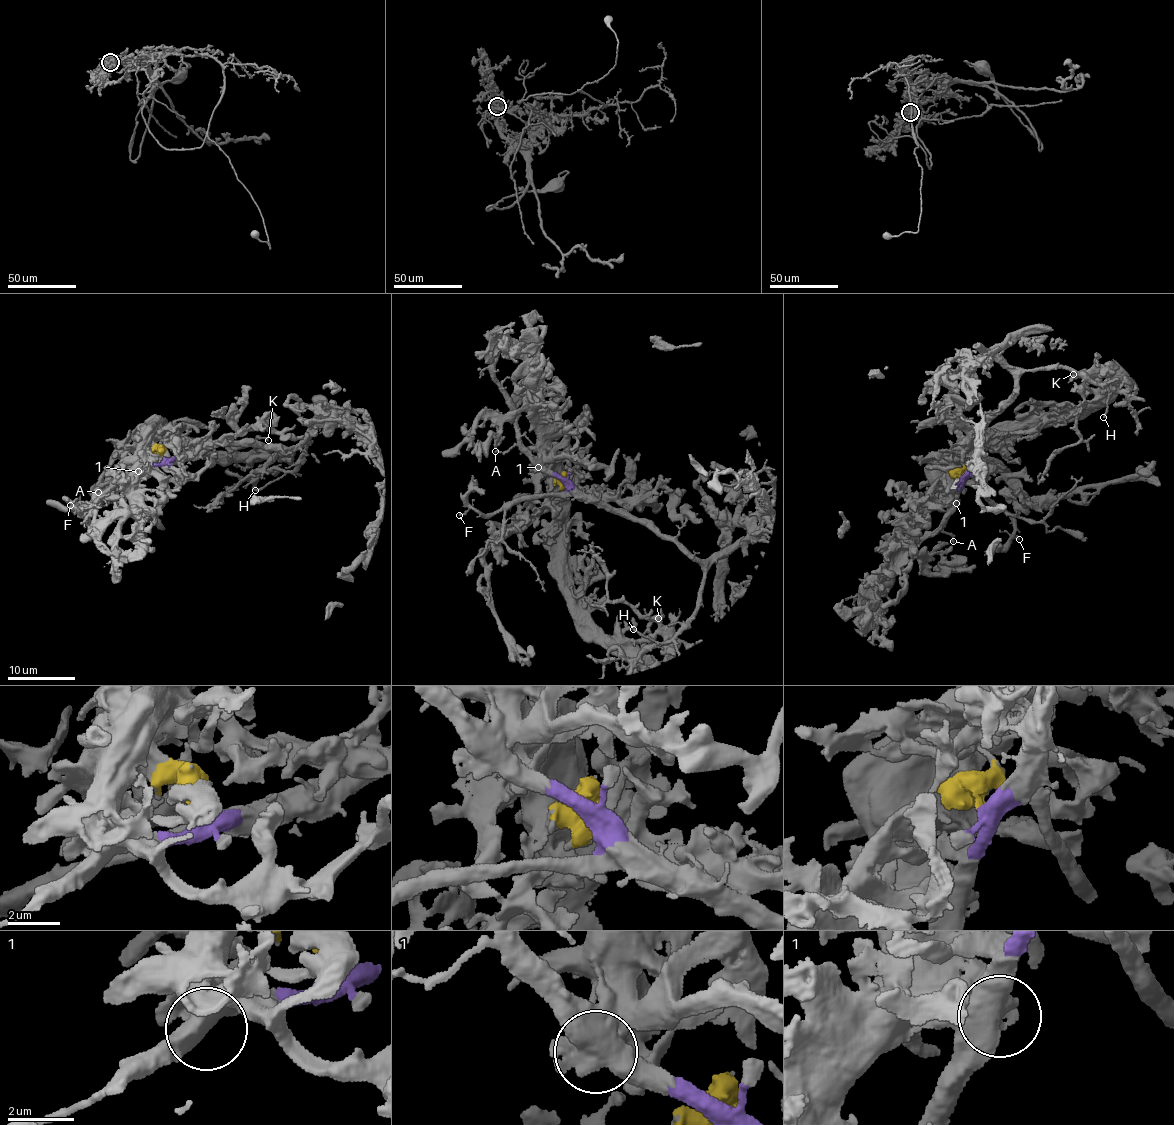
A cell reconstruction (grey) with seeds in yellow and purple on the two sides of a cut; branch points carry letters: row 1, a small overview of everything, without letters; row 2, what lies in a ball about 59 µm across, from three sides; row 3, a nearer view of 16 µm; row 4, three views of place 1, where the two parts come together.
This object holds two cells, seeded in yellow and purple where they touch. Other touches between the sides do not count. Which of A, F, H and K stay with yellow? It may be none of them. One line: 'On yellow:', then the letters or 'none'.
On yellow: K

